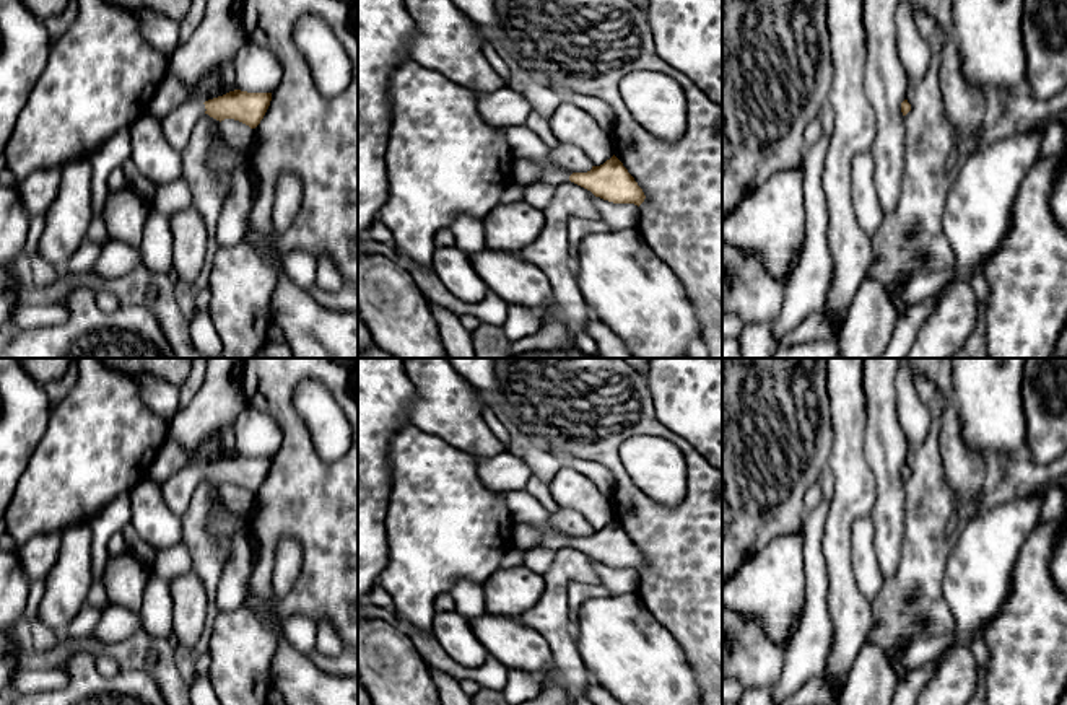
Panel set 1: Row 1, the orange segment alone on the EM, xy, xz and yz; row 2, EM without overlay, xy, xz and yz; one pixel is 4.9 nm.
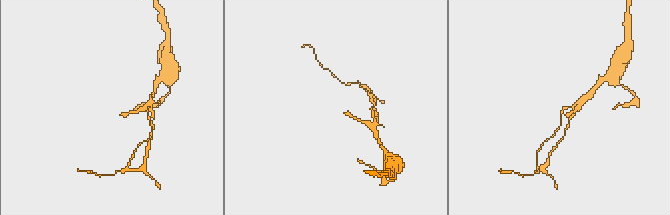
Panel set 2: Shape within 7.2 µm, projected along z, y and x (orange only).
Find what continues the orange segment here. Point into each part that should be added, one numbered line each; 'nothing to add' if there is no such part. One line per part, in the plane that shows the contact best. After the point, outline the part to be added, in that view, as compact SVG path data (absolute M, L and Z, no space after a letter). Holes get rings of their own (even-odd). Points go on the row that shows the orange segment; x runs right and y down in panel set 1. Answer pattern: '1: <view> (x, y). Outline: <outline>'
1: xy (178, 126). Outline: M202 101L174 104L169 114L161 117L161 129L168 143L182 151L190 140L190 134L197 120L205 114Z

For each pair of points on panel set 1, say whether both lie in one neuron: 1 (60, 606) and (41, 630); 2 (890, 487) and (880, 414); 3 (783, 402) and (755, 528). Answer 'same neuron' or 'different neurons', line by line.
1: different neurons
2: same neuron
3: same neuron

